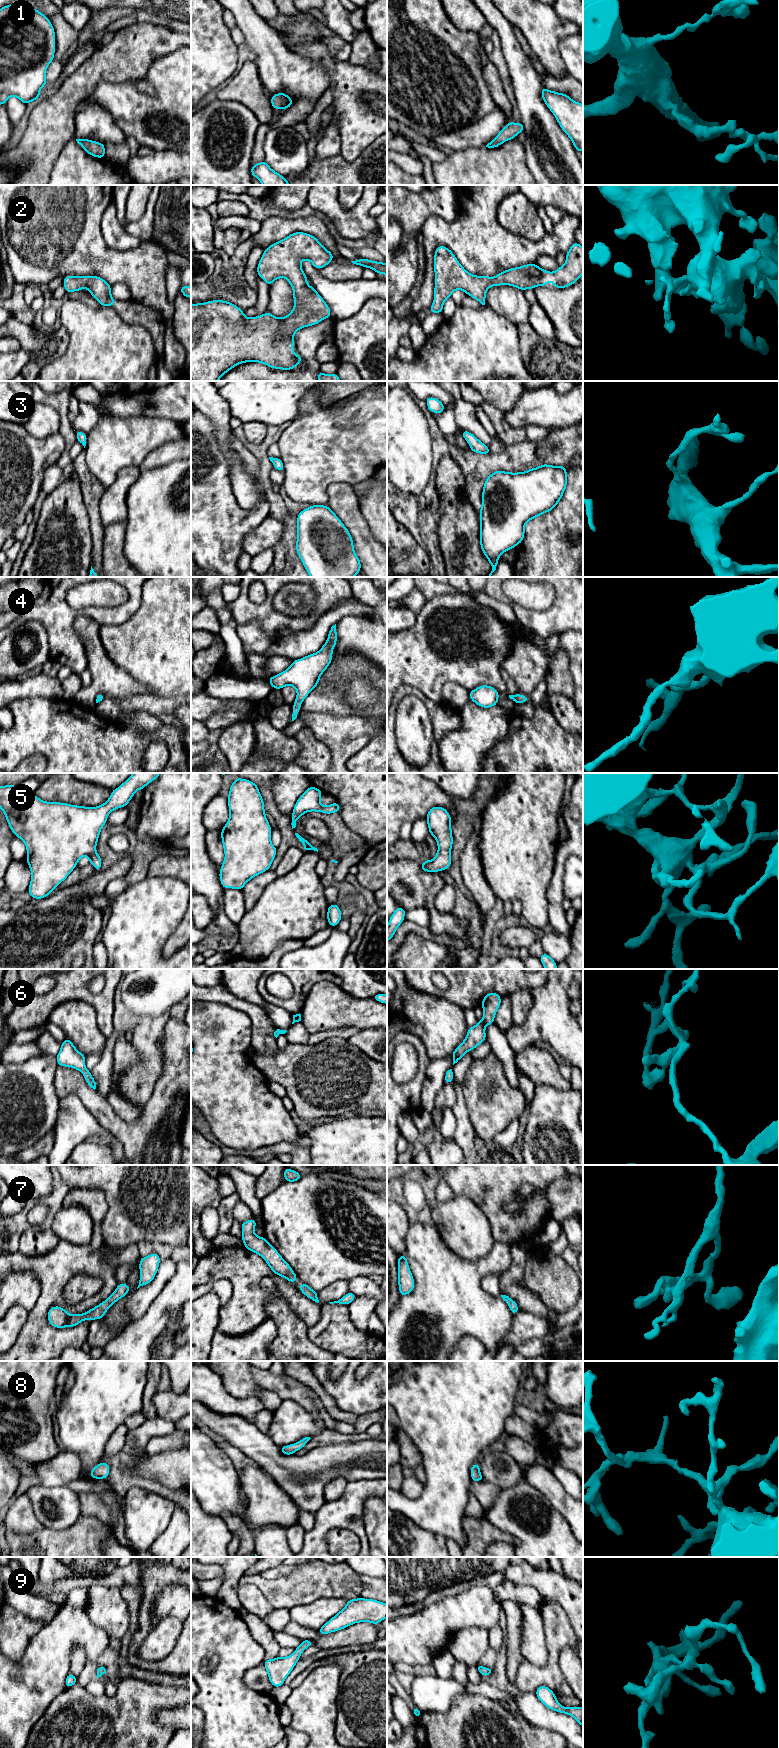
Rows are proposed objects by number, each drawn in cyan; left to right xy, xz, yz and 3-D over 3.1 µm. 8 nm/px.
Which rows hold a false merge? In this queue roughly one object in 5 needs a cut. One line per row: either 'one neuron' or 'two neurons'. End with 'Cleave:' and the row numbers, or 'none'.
1: one neuron
2: one neuron
3: one neuron
4: one neuron
5: one neuron
6: one neuron
7: one neuron
8: one neuron
9: one neuron
Cleave: none

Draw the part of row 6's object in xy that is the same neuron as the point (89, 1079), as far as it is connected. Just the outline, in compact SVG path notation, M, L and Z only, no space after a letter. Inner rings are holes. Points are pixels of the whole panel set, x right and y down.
M68 1038L61 1043L61 1049L56 1055L58 1066L71 1067L82 1072L86 1083L95 1090L96 1082L90 1070L86 1069L85 1058L86 1056L79 1052Z

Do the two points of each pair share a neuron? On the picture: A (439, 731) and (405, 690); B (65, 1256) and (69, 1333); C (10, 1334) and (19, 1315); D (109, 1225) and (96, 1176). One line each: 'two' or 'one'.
A: one
B: one
C: one
D: one

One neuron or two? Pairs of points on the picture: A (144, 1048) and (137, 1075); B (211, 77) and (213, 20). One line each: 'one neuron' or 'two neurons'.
A: one neuron
B: one neuron

